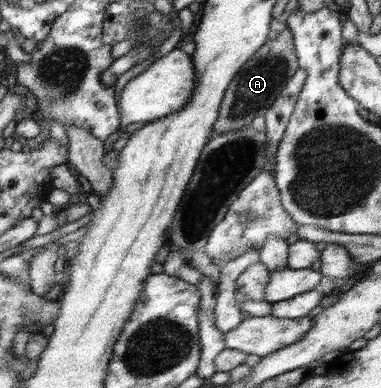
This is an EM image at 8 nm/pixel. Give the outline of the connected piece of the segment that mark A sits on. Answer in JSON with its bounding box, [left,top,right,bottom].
[215,20,299,130]

